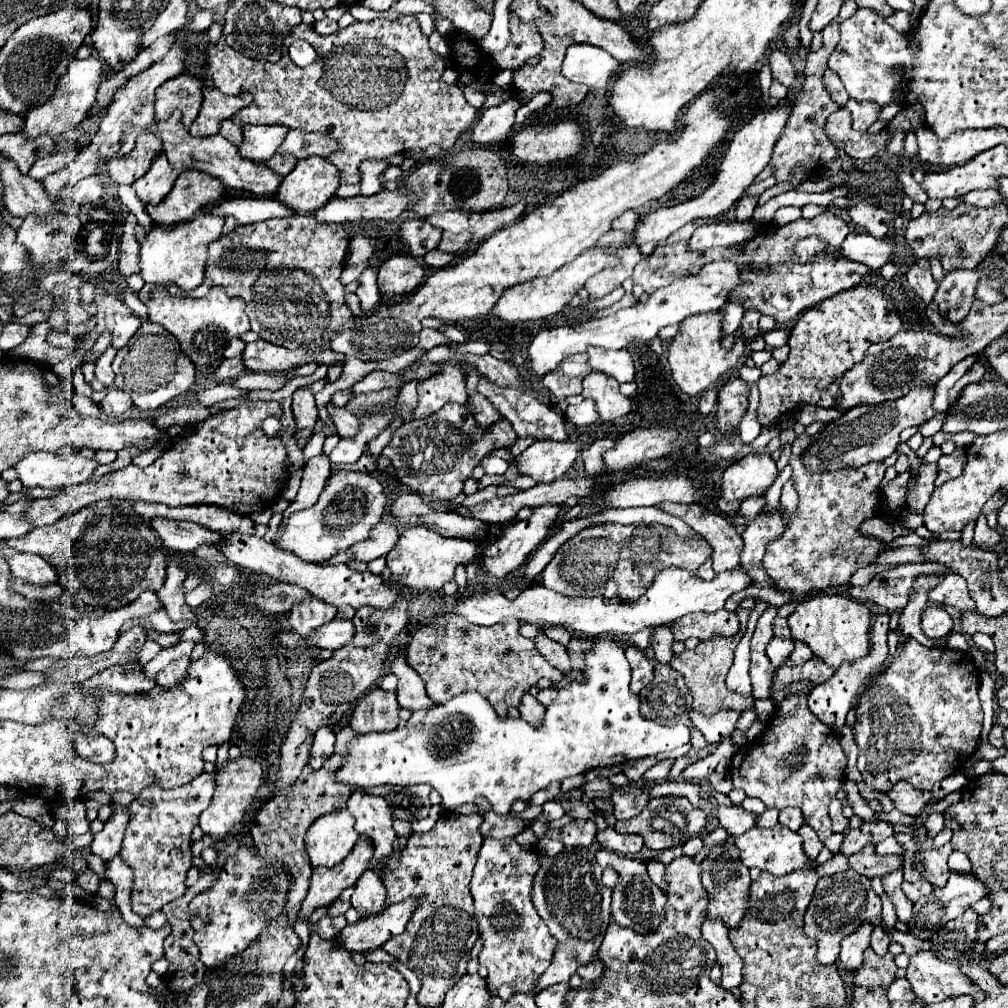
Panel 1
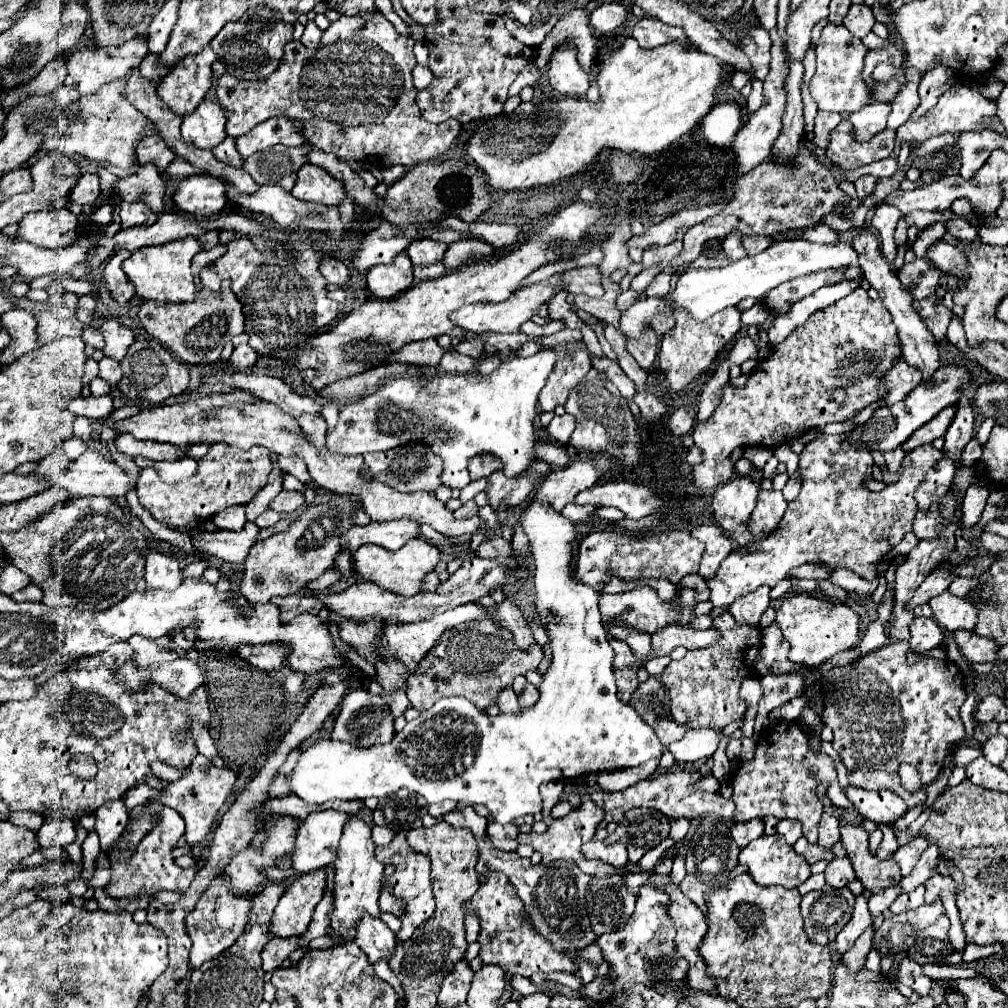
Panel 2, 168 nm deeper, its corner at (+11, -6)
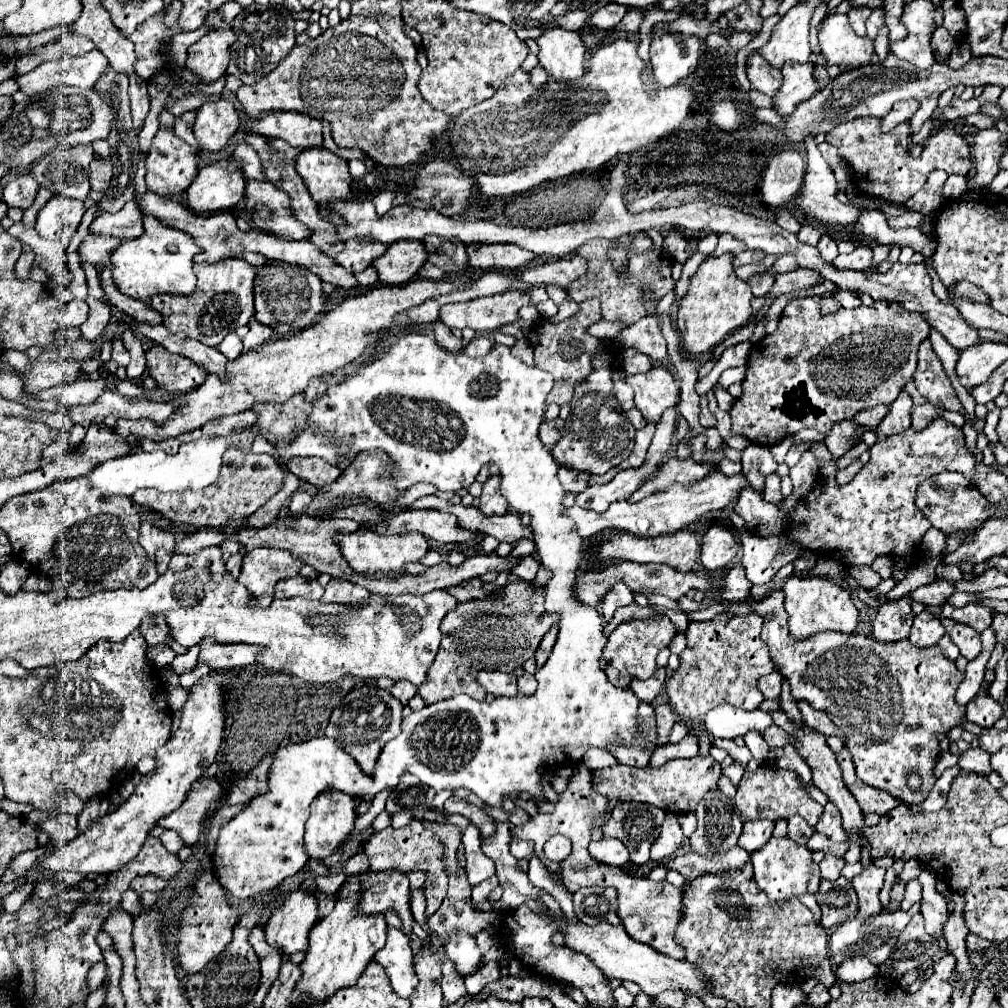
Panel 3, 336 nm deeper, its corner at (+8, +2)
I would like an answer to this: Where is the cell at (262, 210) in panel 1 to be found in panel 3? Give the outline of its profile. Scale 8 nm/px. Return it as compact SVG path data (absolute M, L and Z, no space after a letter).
M87 234L87 238L79 246L79 256L83 260L89 260L91 264L105 264L111 256L111 252L119 246L119 240L107 238L107 236L95 236Z

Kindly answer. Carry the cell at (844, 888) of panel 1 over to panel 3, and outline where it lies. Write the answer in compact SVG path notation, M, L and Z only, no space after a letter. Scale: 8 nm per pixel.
M847 880L843 888L833 888L829 892L819 890L815 898L823 912L821 924L825 930L833 930L843 920L851 920L851 916L855 916L857 912L857 896L853 886Z

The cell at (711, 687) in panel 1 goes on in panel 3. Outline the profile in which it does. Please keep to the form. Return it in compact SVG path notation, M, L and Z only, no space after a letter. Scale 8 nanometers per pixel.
M755 612L729 618L717 614L717 620L691 622L687 628L687 648L681 652L679 670L667 680L671 708L685 720L703 718L719 704L731 704L743 710L755 710L763 702L757 680L775 670L769 650L761 640L763 618Z

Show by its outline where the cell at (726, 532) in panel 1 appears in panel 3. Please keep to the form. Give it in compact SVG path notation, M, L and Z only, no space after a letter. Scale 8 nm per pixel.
M715 524L707 530L701 542L701 564L709 570L725 568L739 552L739 542L733 532L721 524Z

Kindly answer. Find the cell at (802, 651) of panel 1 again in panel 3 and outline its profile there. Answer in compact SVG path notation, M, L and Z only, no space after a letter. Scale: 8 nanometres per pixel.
M777 670L771 672L771 674L767 674L767 676L761 676L761 680L757 682L759 692L761 692L767 700L779 698L779 692L781 692L781 680L783 680L783 676L781 676Z

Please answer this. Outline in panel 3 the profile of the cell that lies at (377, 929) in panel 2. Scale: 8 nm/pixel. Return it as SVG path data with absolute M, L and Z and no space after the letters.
M397 928L387 930L387 944L377 952L375 960L385 968L385 974L391 980L391 986L399 998L409 1000L419 984L413 968L413 952L409 938L403 936Z

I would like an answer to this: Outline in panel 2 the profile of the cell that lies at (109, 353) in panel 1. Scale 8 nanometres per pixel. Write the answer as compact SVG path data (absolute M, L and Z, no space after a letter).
M104 356L104 358L98 362L98 366L100 366L98 378L102 378L102 380L106 380L108 384L116 386L116 382L118 382L118 380L120 380L120 376L122 376L122 372L120 372L120 364L118 364L116 360L112 360L112 358Z

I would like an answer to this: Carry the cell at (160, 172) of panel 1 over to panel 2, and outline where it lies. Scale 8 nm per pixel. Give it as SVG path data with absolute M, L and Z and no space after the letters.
M144 200L138 202L124 202L120 204L120 222L122 222L122 230L130 228L130 226L148 226L154 224L158 220L158 216L148 208L148 204L144 204Z

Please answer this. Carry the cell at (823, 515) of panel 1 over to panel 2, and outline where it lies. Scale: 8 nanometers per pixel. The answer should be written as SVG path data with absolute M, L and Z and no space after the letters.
M820 434L804 446L798 464L802 478L798 498L788 502L778 528L756 552L732 552L722 562L716 576L708 580L710 602L714 606L730 606L738 596L753 592L762 584L776 586L780 580L788 578L792 568L806 562L826 564L832 570L848 568L868 582L876 578L878 558L890 552L904 534L912 530L912 520L918 510L914 492L922 484L926 470L942 458L942 452L932 444L908 452L906 460L902 460L900 480L888 484L882 492L870 492L864 484L864 478L872 474L874 468L870 452L860 452L860 448L844 452L840 450L840 440L842 436Z

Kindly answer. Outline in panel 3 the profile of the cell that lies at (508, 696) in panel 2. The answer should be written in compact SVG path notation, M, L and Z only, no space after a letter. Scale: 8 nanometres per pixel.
M481 670L475 674L475 680L493 696L515 696L517 694L517 676L515 674Z

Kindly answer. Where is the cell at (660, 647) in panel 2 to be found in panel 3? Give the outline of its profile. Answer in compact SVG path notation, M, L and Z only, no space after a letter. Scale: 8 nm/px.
M657 616L655 620L623 622L611 632L611 636L607 640L607 646L601 656L601 668L605 670L609 680L619 688L629 688L631 678L647 680L655 672L657 652L661 648L669 646L669 642L673 640L675 634L677 634L677 626L667 616Z

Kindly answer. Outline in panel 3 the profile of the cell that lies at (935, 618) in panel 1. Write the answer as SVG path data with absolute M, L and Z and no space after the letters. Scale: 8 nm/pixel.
M923 610L913 618L911 636L909 636L911 644L919 648L927 648L927 646L935 646L943 636L945 636L945 628L931 612Z

